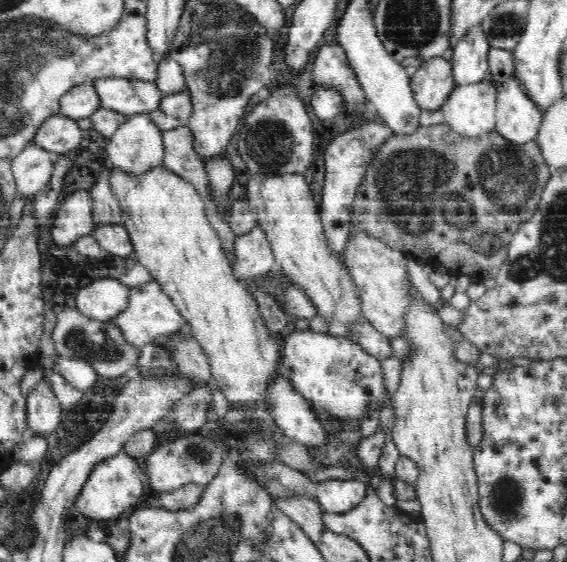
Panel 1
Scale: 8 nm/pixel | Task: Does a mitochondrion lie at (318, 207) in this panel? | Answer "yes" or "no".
no

